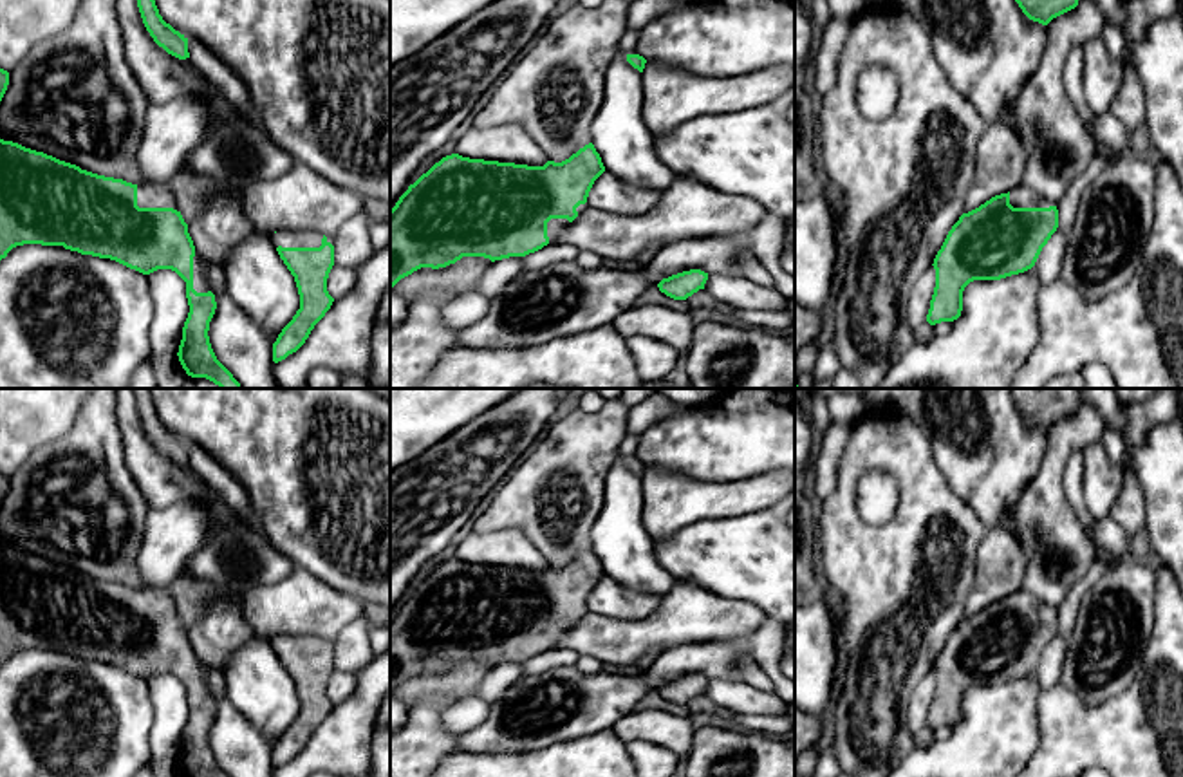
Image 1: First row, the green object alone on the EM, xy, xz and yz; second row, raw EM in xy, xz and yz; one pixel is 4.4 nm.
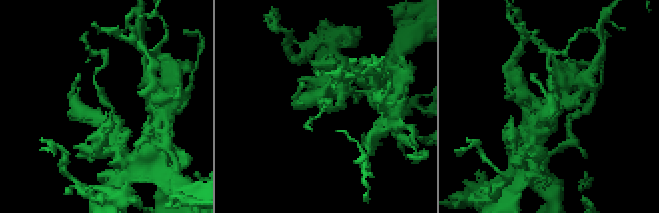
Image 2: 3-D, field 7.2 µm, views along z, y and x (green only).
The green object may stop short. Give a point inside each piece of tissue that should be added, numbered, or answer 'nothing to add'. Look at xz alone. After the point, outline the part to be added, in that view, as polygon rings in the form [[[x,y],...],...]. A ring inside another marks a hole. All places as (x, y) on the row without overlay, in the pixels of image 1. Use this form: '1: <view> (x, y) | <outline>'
1: xz (555, 631) | [[[551,623],[547,627],[547,641],[549,641],[549,649],[554,649],[554,645],[558,643],[560,636],[569,629],[567,623]]]

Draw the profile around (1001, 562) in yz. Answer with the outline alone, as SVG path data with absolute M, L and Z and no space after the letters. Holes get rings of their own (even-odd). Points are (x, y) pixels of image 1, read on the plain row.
M1010 526L986 529L977 549L975 584L966 600L963 618L968 618L995 600L1022 589L1026 553Z

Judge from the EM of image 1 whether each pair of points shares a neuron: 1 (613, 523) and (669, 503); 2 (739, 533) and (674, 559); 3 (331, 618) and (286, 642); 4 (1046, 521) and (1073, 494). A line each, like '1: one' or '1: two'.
1: two
2: one
3: two
4: two

